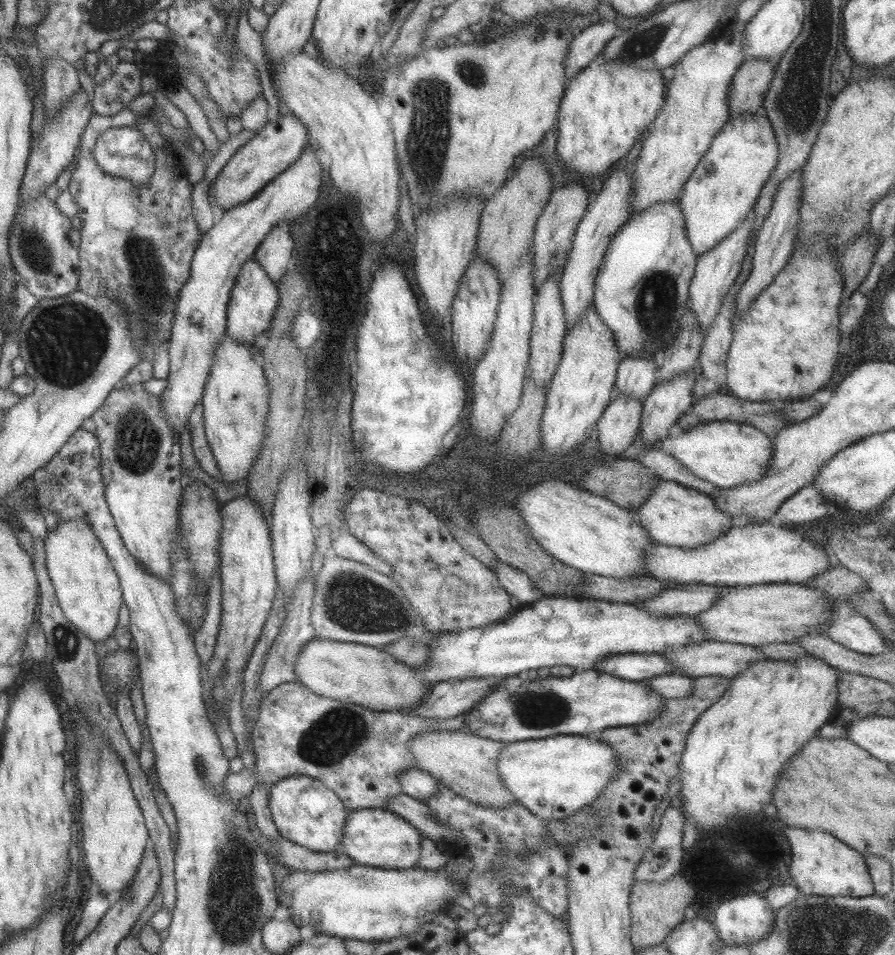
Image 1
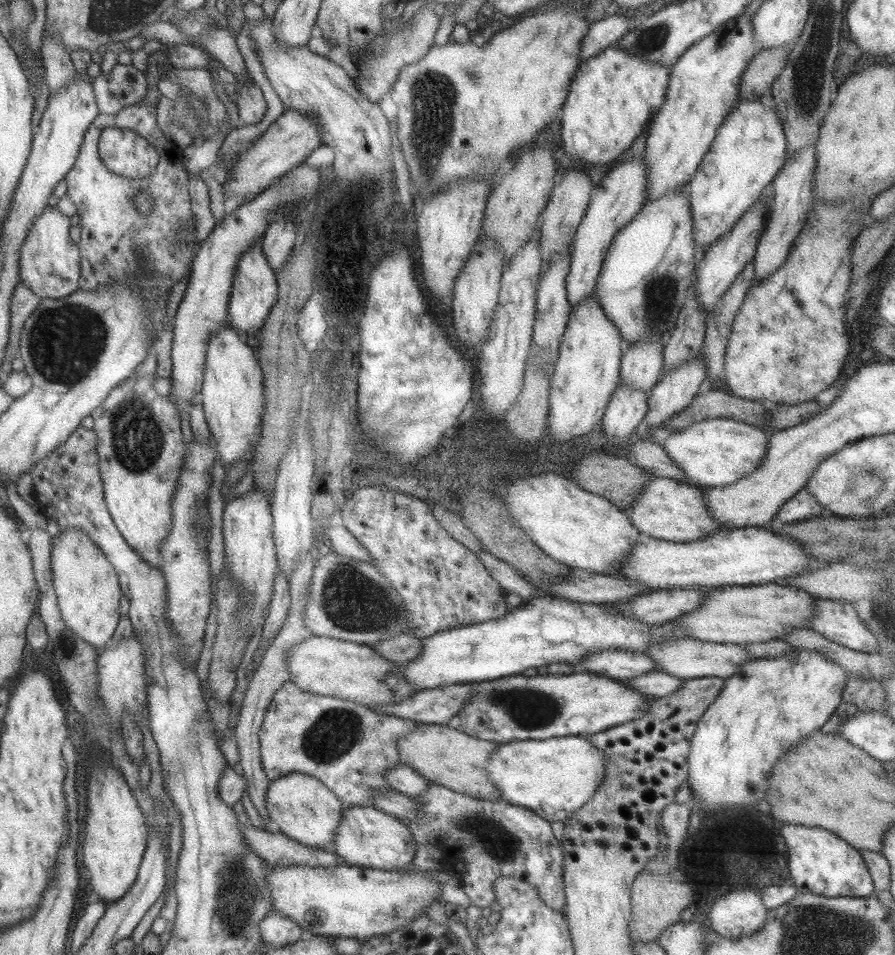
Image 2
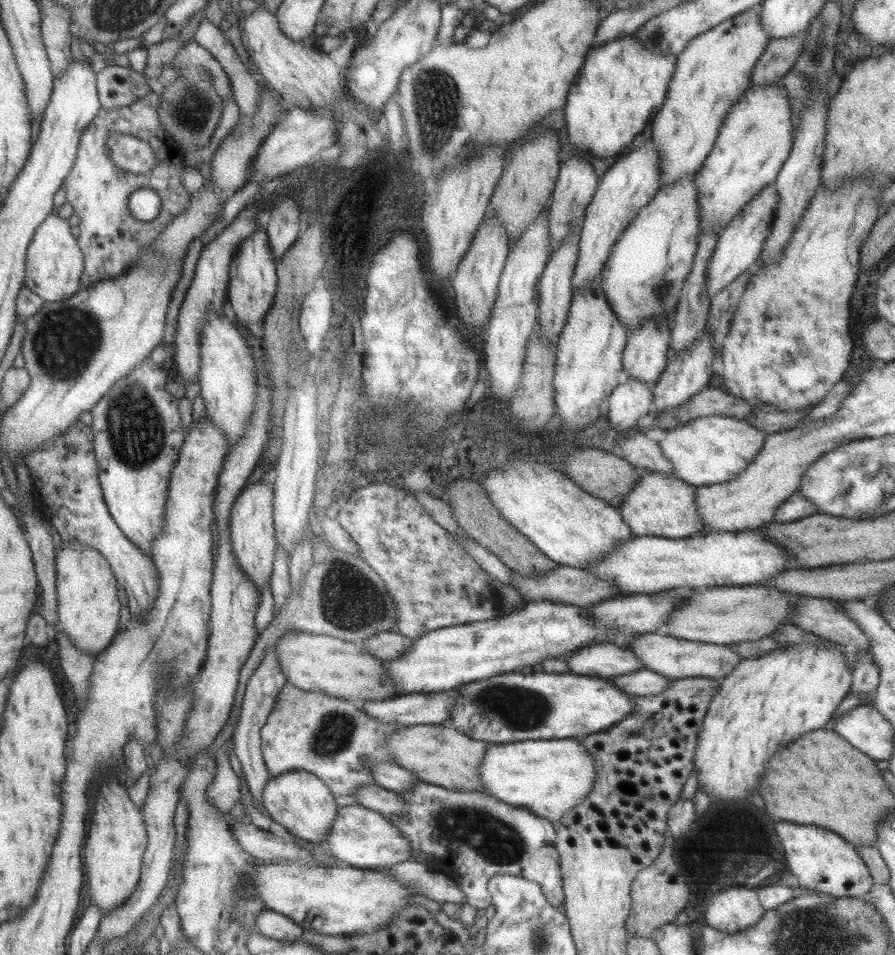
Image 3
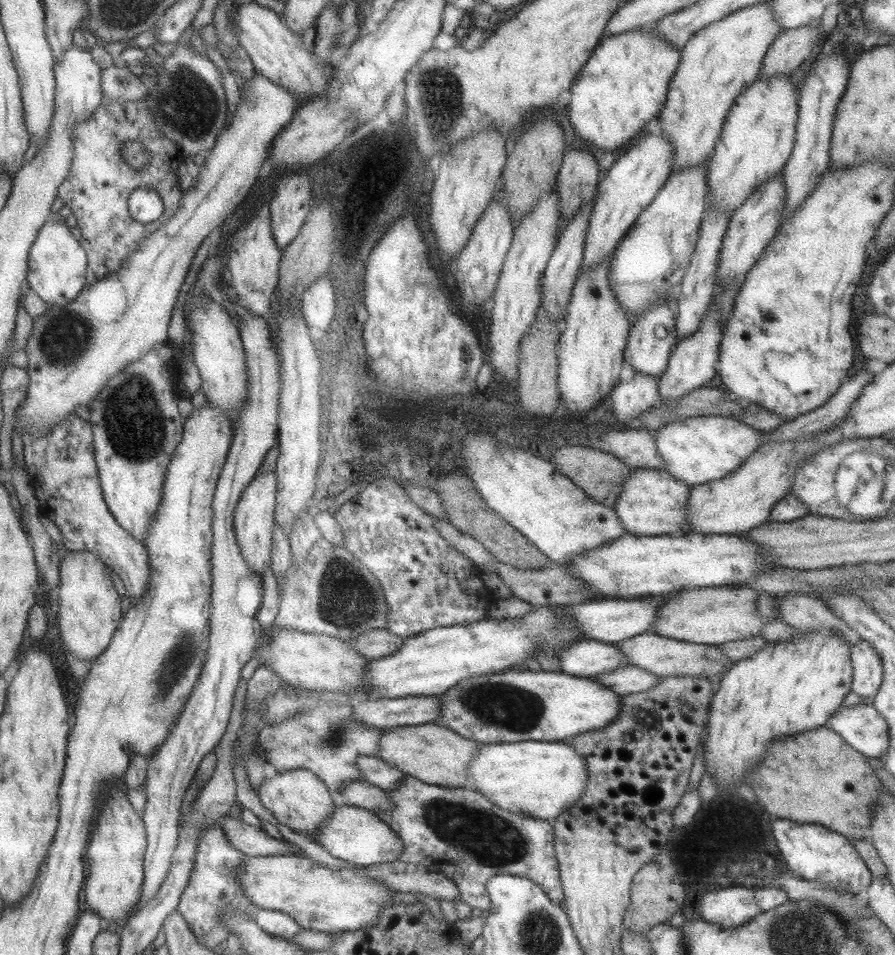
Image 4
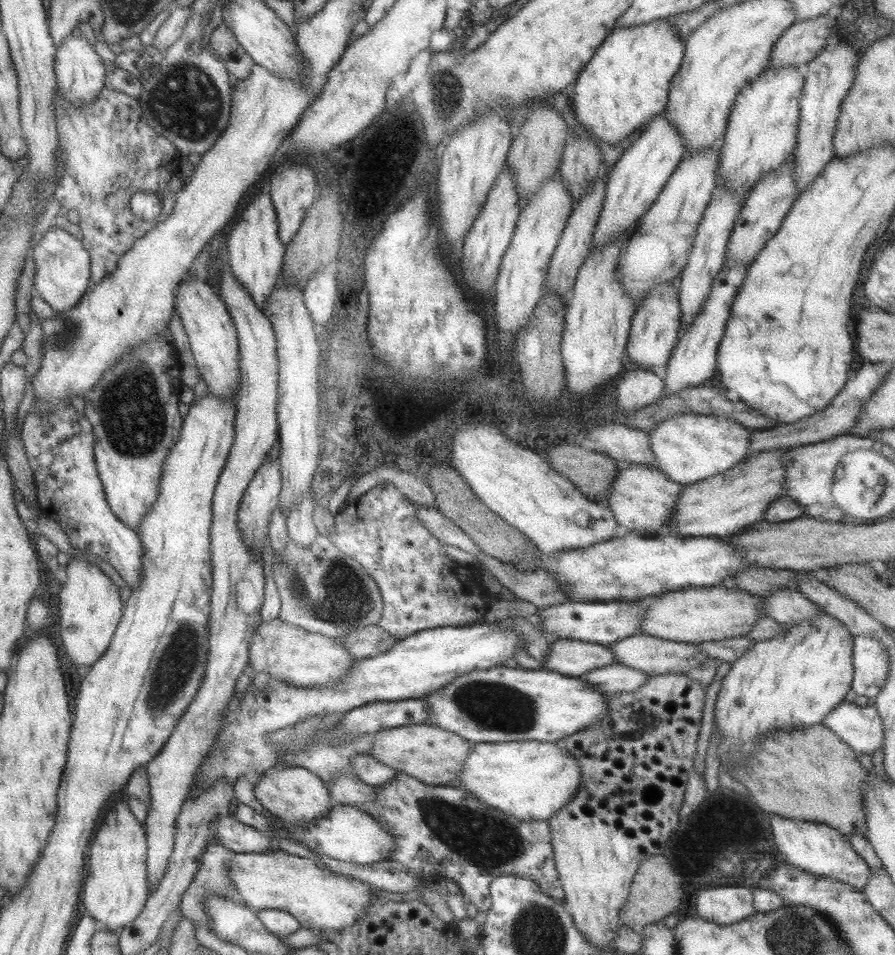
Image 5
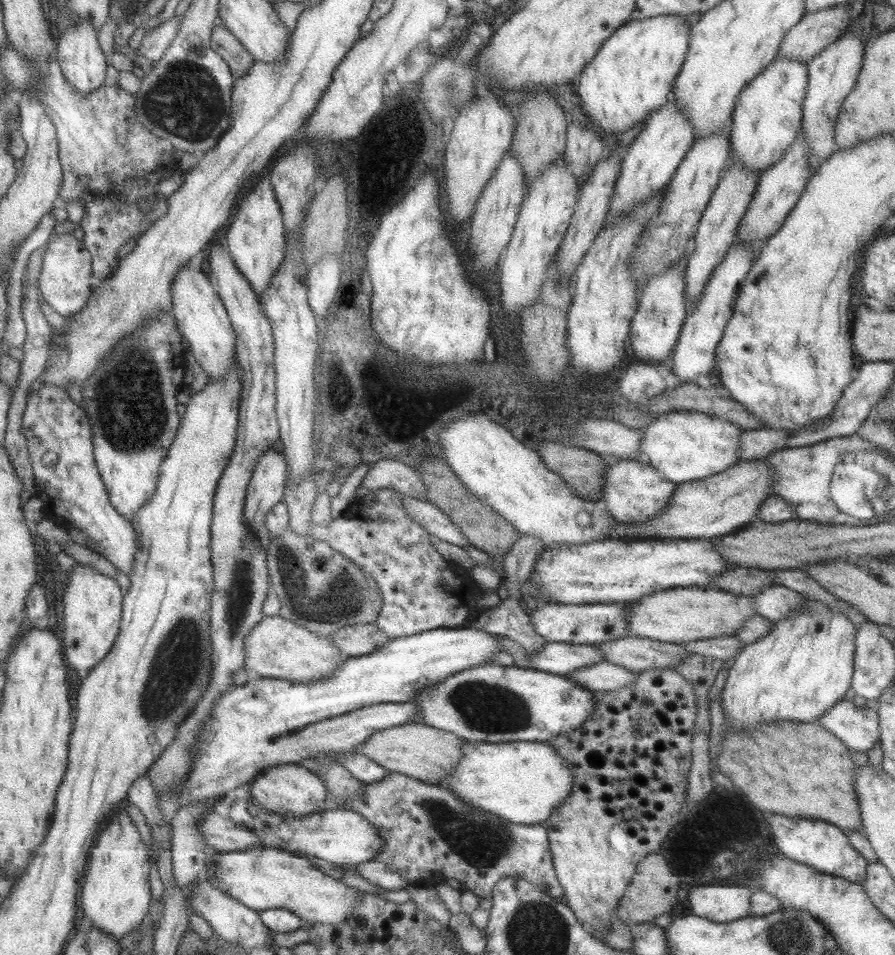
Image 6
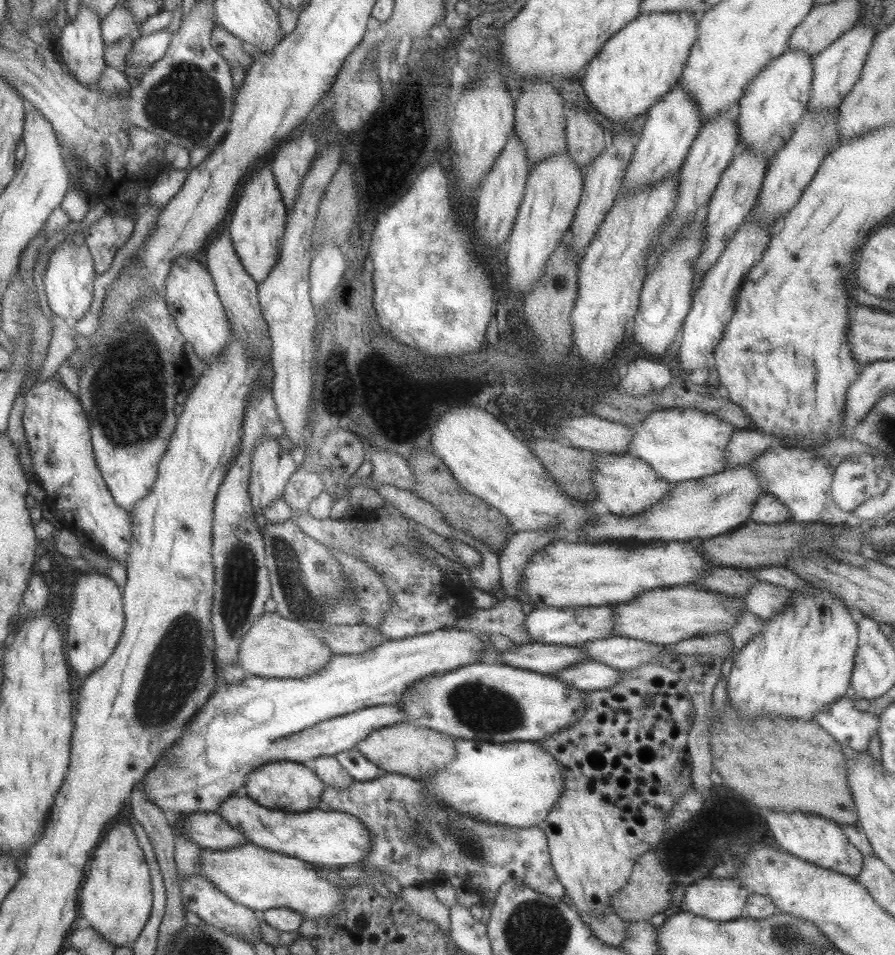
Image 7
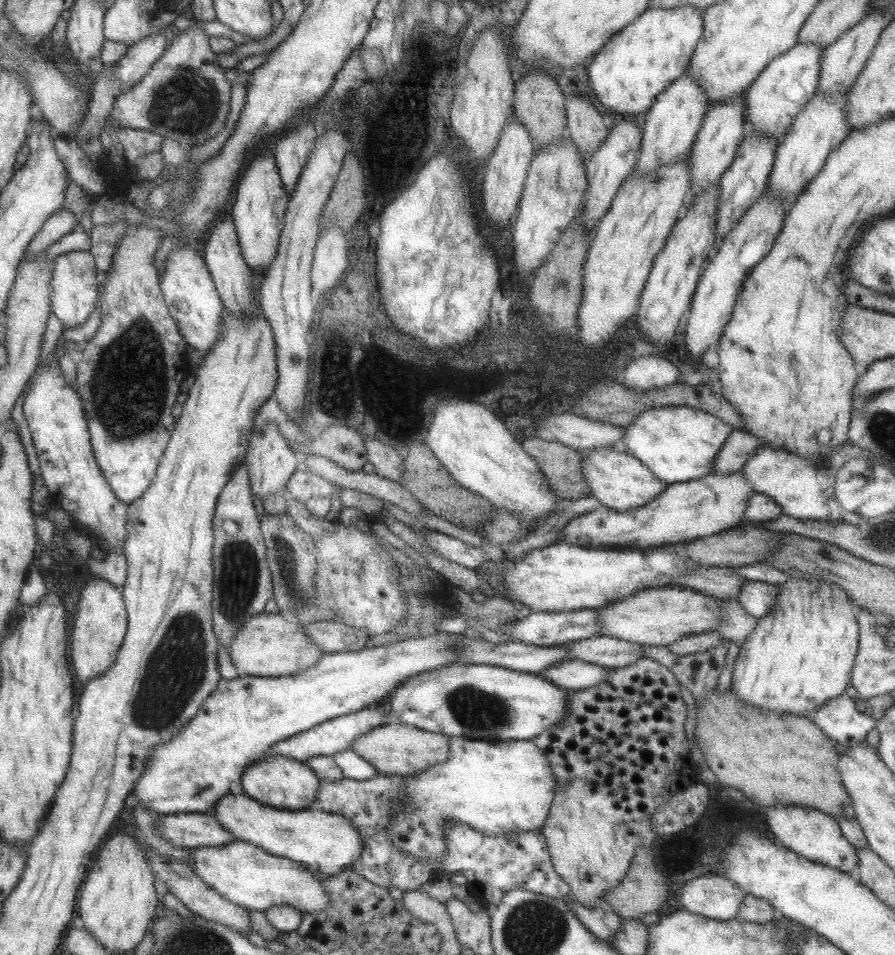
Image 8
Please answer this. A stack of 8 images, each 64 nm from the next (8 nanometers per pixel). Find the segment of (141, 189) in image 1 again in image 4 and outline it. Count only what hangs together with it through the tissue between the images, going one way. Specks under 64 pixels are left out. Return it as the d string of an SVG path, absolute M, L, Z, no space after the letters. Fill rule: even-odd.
M103 98L91 116L74 124L70 169L59 185L57 197L70 208L81 231L78 242L87 255L86 285L119 271L127 255L179 210L184 187L178 185L177 172L183 157L174 142L157 130L145 99L118 102ZM127 141L141 143L150 153L150 161L145 168L133 170L120 157L120 144ZM141 186L154 190L162 200L163 212L151 223L133 220L128 211L128 194Z

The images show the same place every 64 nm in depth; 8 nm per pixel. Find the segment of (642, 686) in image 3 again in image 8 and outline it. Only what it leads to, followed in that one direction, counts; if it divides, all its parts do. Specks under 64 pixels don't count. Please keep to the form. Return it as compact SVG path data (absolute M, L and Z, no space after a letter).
M569 658L552 664L539 675L564 690L573 691L585 690L608 680L609 672L607 667Z

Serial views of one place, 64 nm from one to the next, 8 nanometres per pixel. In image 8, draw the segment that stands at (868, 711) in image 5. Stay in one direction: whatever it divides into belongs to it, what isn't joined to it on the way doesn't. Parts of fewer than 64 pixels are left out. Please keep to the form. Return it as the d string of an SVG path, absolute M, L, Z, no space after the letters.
M845 693L826 700L821 707L807 715L827 738L845 747L855 747L865 742L875 720L855 708L855 700Z

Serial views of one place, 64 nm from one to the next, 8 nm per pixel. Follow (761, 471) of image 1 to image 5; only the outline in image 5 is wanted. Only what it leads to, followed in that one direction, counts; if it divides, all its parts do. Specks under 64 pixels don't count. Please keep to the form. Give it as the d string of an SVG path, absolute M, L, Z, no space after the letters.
M691 413L670 416L647 434L650 436L655 468L669 480L683 485L721 474L741 462L748 454L752 431L733 419L717 414L705 416Z

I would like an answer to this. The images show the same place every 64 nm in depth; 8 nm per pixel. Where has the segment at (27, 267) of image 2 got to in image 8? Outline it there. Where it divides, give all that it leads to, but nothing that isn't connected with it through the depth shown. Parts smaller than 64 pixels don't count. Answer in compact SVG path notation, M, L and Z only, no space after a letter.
M88 251L65 252L59 254L53 262L53 274L49 282L51 291L51 312L60 320L65 328L83 323L94 310L97 297L99 275L96 273L94 259Z

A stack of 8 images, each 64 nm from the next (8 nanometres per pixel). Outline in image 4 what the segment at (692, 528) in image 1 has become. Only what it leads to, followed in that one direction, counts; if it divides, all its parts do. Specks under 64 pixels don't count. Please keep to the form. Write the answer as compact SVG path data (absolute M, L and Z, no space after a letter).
M645 467L631 468L630 475L623 483L620 495L612 507L617 520L623 525L627 533L635 536L659 536L661 534L674 534L684 532L688 528L687 521L687 499L691 487L680 480L675 480L663 469L649 469Z

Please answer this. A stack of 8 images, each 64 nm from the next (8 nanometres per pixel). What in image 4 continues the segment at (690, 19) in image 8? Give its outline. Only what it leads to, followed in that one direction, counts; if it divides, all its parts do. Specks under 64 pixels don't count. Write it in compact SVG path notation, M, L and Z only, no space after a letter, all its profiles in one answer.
M645 28L606 36L594 46L569 88L567 118L582 144L609 152L654 122L666 100L679 50Z

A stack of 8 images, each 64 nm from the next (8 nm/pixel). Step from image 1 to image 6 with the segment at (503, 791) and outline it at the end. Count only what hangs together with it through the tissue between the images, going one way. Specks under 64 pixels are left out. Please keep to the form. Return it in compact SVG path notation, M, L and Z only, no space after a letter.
M406 723L388 727L371 734L363 742L363 755L385 768L389 773L395 772L409 776L429 785L438 785L453 773L461 760L463 740L449 732L436 730L425 724Z

